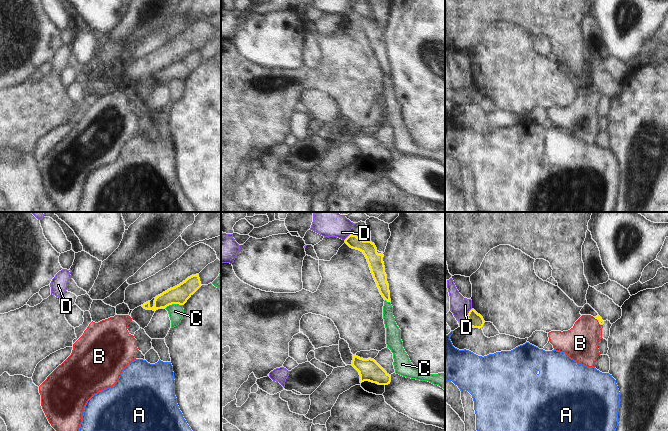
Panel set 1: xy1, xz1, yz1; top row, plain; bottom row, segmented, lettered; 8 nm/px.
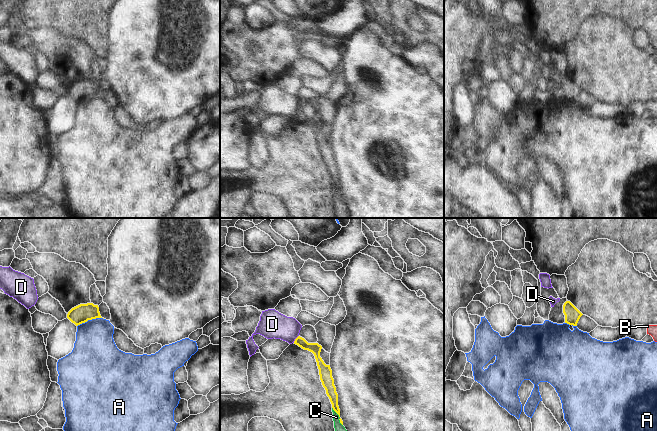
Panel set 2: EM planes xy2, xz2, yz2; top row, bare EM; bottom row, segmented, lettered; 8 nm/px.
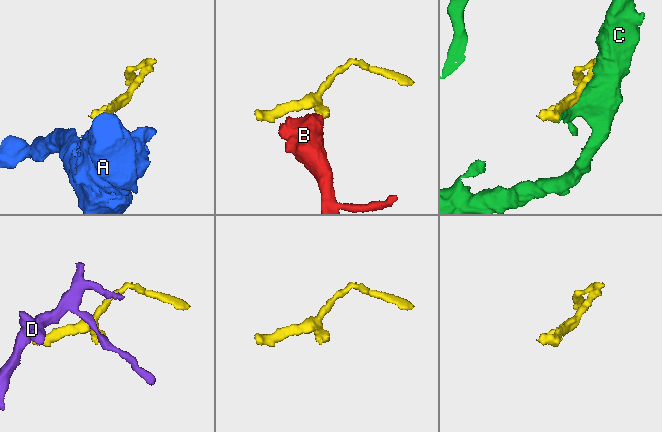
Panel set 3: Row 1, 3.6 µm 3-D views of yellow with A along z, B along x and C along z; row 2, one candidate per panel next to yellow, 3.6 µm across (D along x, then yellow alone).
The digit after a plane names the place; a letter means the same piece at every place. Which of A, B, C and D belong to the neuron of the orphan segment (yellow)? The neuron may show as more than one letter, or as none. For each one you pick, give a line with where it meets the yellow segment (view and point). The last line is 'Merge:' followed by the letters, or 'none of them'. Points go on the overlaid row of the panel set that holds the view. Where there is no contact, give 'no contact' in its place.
B: yz1 (598, 321)
Merge: B

